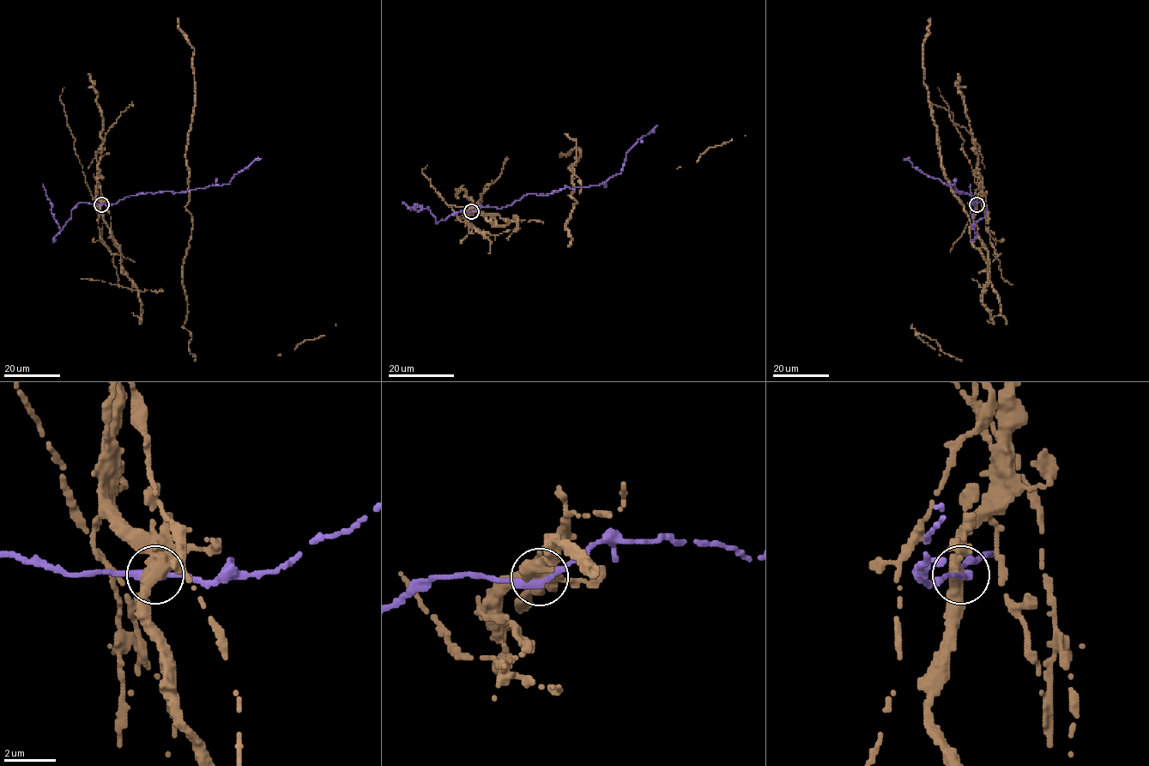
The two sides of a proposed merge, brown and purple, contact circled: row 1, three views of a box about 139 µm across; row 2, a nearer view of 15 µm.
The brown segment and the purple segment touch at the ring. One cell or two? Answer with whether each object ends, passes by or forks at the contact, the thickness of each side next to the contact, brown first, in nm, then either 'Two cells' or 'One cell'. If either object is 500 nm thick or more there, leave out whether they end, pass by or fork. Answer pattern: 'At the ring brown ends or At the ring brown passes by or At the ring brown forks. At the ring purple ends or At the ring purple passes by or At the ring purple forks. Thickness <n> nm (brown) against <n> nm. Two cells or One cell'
At the ring brown passes by. At the ring purple passes by. Thickness 480 nm (brown) against 320 nm. Two cells

